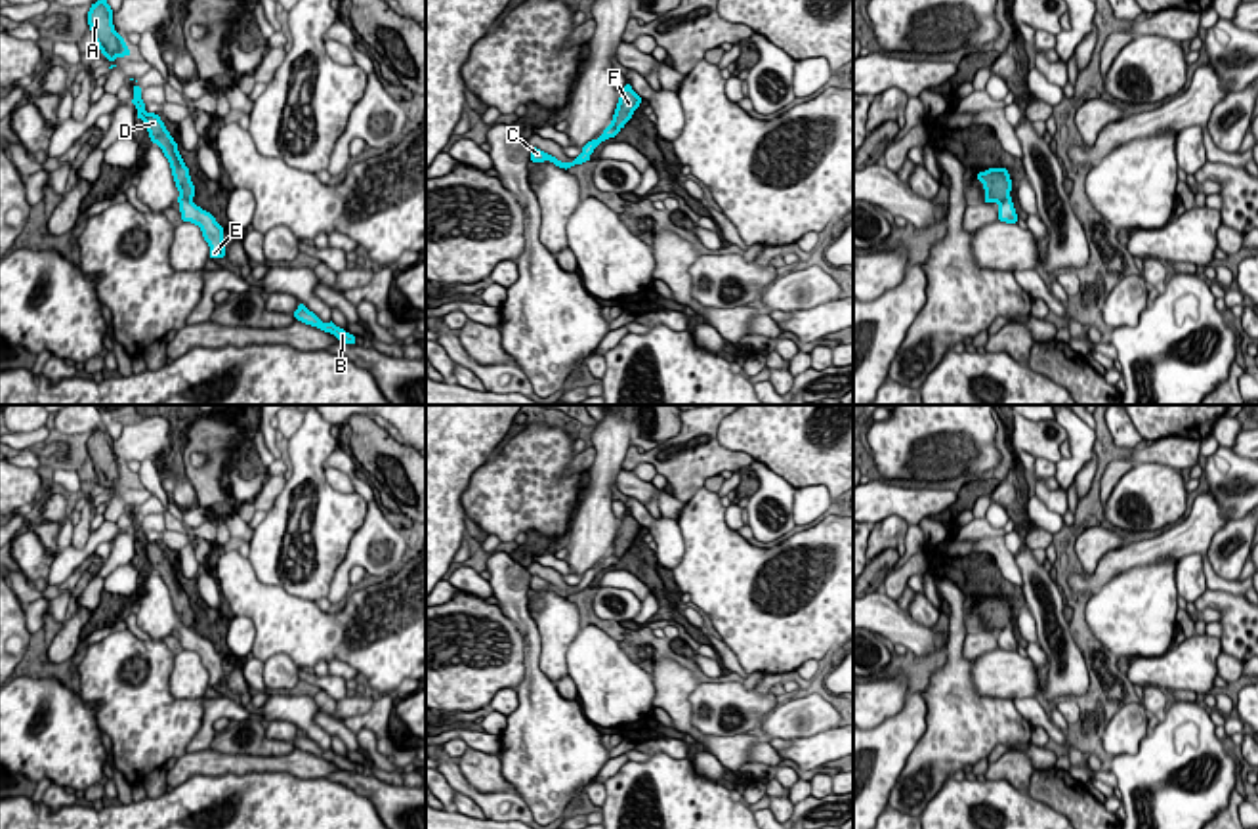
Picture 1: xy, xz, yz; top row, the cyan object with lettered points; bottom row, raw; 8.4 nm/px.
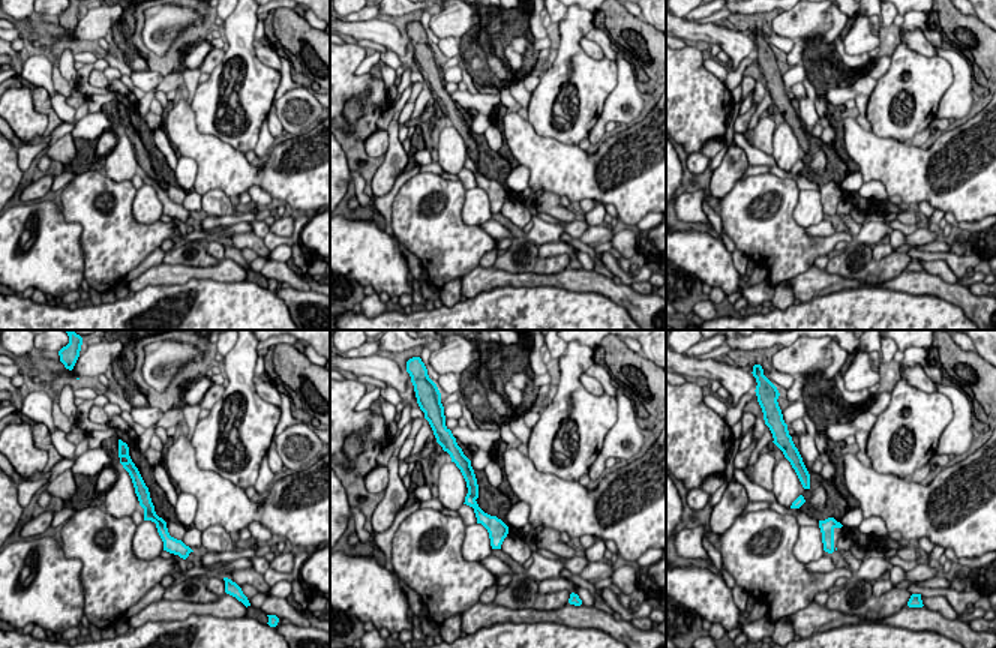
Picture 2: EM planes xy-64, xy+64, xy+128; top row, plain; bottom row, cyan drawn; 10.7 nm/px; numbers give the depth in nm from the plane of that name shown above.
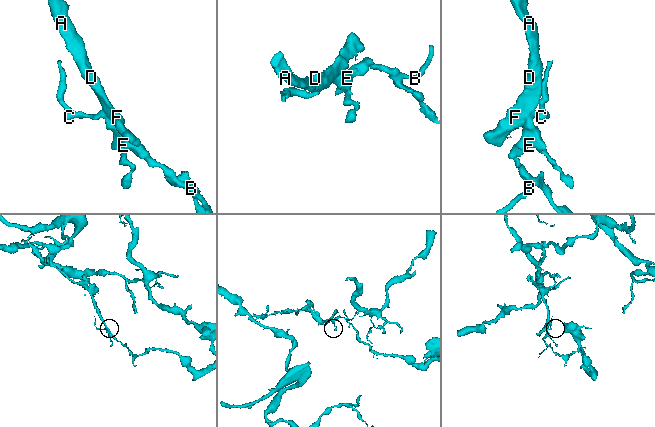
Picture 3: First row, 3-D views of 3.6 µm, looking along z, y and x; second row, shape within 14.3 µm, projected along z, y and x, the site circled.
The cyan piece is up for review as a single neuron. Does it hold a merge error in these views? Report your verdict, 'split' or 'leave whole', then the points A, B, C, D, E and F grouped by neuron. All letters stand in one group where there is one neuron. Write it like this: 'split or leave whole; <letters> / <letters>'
split; A D F / B C E

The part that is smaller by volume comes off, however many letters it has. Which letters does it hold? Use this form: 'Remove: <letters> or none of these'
Remove: A, D, F

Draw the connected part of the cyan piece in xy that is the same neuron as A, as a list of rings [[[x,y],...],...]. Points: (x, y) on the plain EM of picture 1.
[[[101,426],[95,432],[92,432],[88,439],[88,453],[97,476],[111,491],[116,485],[130,483],[124,466],[115,458],[113,437],[107,432],[107,426]]]

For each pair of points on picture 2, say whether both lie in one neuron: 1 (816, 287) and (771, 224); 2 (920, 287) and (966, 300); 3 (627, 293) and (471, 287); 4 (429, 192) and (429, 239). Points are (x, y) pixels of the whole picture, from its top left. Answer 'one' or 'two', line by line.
1: two
2: one
3: one
4: one

